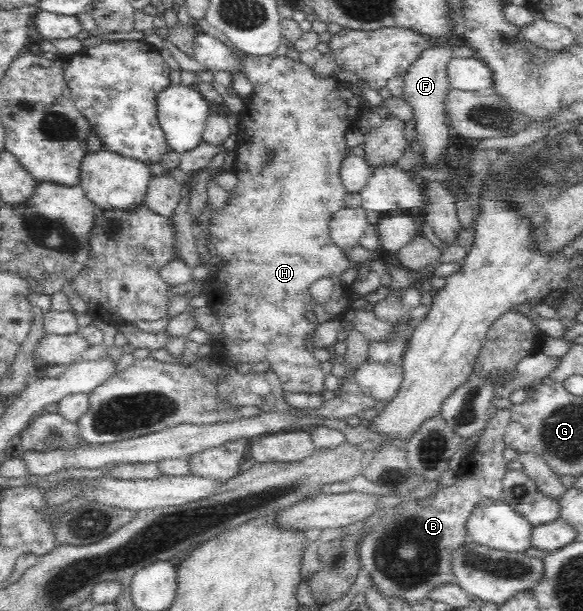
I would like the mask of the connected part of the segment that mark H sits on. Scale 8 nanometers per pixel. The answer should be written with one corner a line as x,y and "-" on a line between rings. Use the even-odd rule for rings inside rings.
382,27
379,29
374,29
373,31
361,31
361,30
351,30
342,28
339,32
332,35
330,38
329,49
331,55
336,61
336,68
333,74
326,79
316,76
307,65
303,65
299,60
292,60
286,55
273,56
269,55
252,55
245,56
243,59
239,60
239,67
237,71
241,71
246,77
251,81
254,91
249,97
244,99
244,109
238,116
238,133
237,136
237,146
234,151
235,155
231,156
229,161
229,168
236,174
238,182
233,190
229,192
229,201
227,205
223,207
220,211
215,212
210,219
210,242
213,243
215,249
217,250
217,256
219,256
223,261
226,261
223,265
218,265
218,272
207,279
207,285
205,293
208,296
209,305
213,305
213,312
217,314
219,322
223,324
223,333
217,335
217,337
212,337
210,343
212,345
213,351
209,357
213,357
213,361
217,364
231,364
235,367
237,363
251,363
256,365
260,361
269,361
271,364
271,373
277,374
277,379
281,380
281,385
283,385
283,391
289,393
314,393
319,394
325,389
324,387
324,372
321,368
321,363
315,359
309,349
305,346
305,338
312,336
315,333
315,329
323,321
331,321
335,319
341,320
343,315
352,309
351,306
351,290
345,287
345,284
341,281
342,273
352,266
351,260
346,256
344,250
342,250
338,245
332,242
329,236
329,221
333,213
337,213
339,209
346,207
345,196
348,191
343,185
342,179
340,178
340,170
345,161
346,157
350,156
351,148
347,146
346,143
346,133
355,129
356,123
359,121
359,117
363,108
361,107
361,99
358,96
352,96
350,92
350,84
340,81
337,78
337,73
339,71
351,71
359,76
359,78
366,82
367,85
371,86
372,89
378,90
381,87
387,87
387,82
393,77
405,77
407,71
409,71
409,66
413,63
422,51
430,48
434,41
407,28
394,28
394,27
-
323,277
328,277
333,280
334,290
331,294
330,300
326,301
326,304
319,305
319,303
313,300
311,297
309,286
315,280
321,279
-
307,311
314,311
316,317
319,315
319,323
317,321
309,321
303,314

